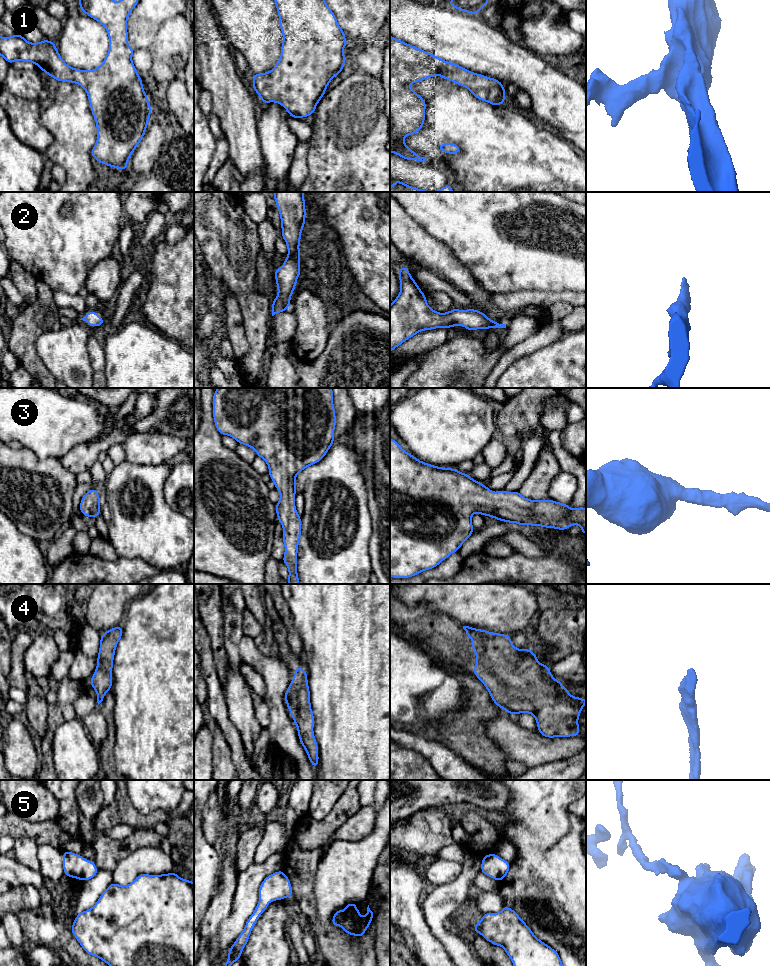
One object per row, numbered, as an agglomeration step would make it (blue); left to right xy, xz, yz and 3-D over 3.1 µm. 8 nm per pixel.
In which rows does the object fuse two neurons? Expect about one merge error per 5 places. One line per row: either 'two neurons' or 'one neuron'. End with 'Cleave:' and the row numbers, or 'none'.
1: one neuron
2: one neuron
3: one neuron
4: one neuron
5: one neuron
Cleave: none

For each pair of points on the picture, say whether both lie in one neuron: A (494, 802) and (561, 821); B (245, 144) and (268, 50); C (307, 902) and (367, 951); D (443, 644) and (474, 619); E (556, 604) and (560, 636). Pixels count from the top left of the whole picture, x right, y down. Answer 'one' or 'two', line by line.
A: two
B: two
C: two
D: two
E: one

